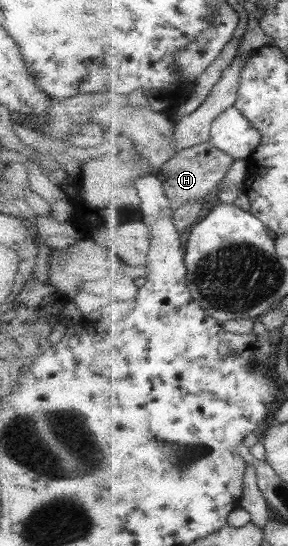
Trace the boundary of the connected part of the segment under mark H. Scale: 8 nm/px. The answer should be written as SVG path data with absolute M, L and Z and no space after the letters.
M212 142L190 147L178 152L161 169L160 179L164 183L168 197L172 201L173 211L178 211L190 201L203 201L218 185L228 178L236 159L215 147Z

